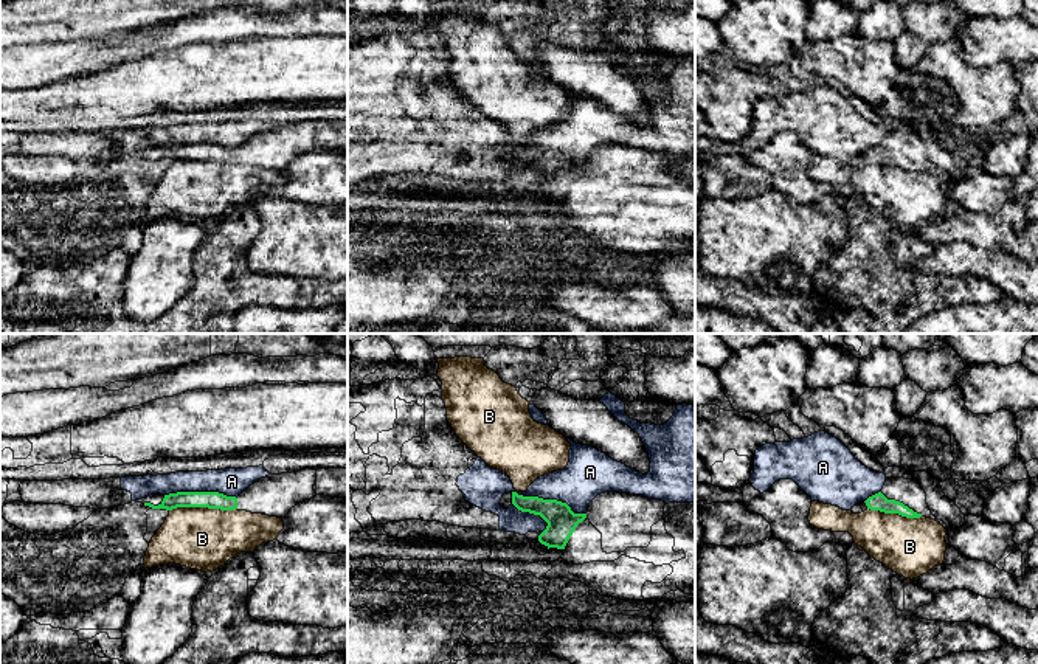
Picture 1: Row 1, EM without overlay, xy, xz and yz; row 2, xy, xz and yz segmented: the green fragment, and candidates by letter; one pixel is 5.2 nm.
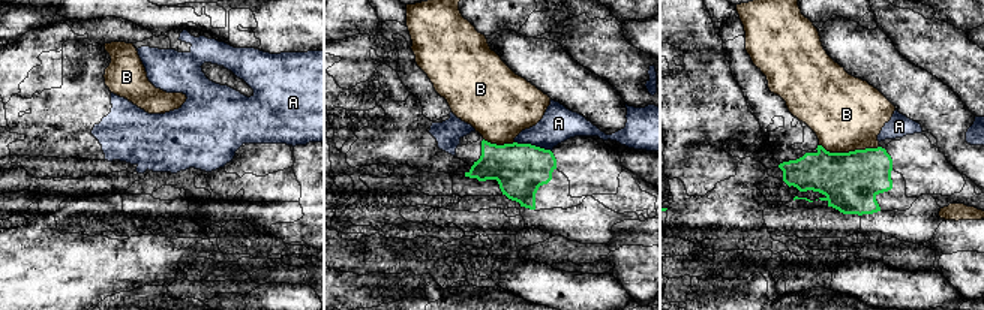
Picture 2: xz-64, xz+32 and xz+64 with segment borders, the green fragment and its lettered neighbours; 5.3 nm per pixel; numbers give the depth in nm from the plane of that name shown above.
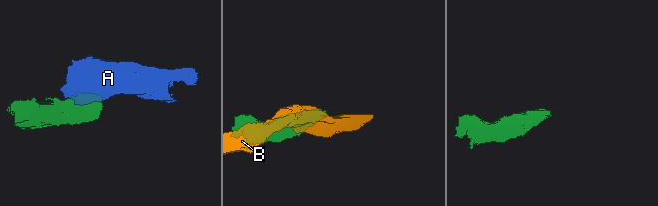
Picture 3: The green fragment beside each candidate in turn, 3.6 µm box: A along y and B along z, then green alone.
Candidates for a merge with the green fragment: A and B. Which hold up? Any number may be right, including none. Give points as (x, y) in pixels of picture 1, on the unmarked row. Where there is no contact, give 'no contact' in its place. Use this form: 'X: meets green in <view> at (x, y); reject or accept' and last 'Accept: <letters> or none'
A: meets green in xz at (550, 152); reject
B: meets green in xy at (202, 159); reject
Accept: none

